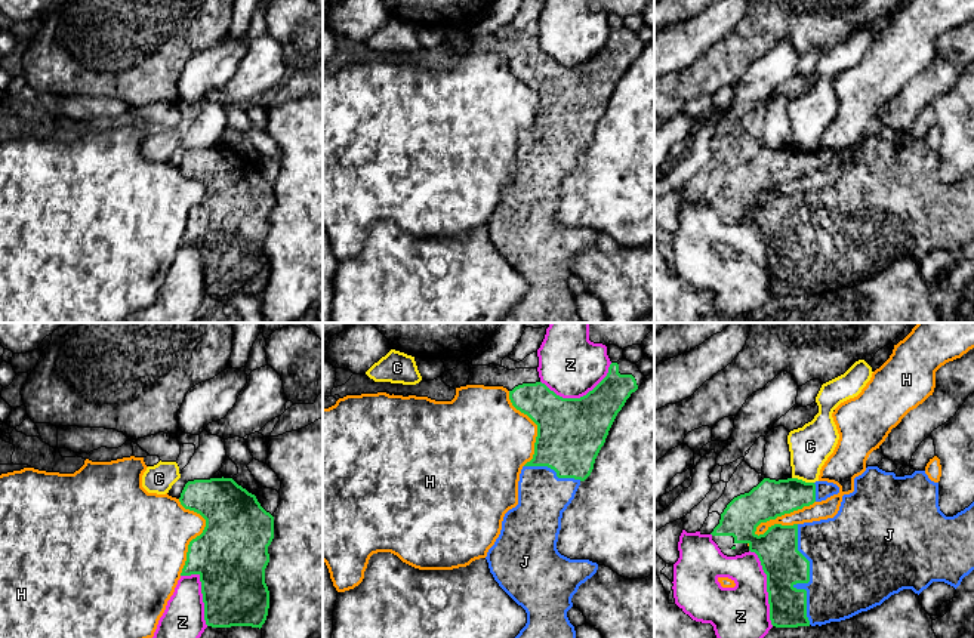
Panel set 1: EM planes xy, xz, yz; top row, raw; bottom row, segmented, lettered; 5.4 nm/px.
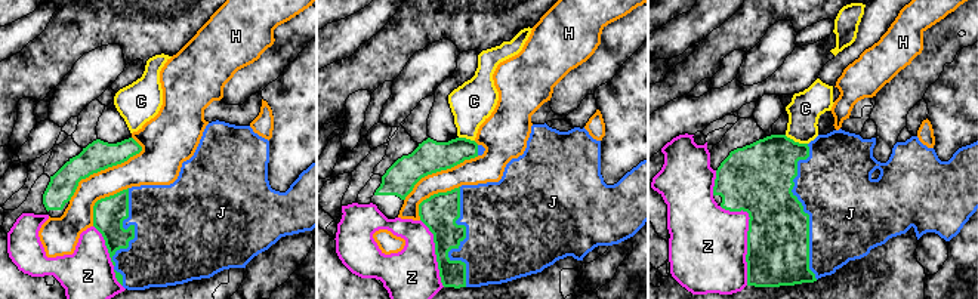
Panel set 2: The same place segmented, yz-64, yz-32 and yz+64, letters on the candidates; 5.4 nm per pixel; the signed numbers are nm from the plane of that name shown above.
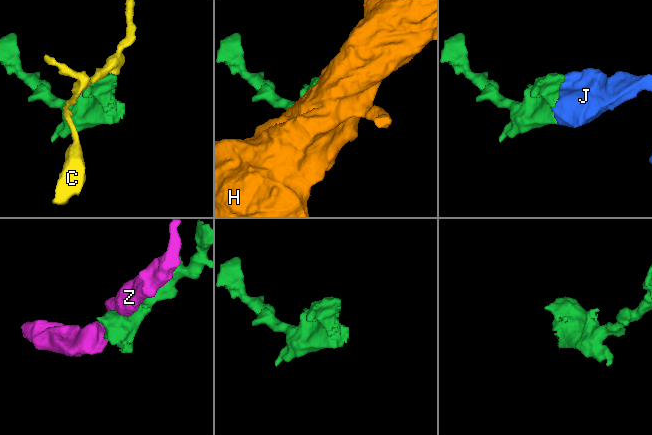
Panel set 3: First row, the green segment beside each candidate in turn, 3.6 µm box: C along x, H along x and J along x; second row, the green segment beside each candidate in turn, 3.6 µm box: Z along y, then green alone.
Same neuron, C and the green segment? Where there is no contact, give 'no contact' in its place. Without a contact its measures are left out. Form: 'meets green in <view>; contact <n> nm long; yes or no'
meets green in yz; contact 120 nm long; no

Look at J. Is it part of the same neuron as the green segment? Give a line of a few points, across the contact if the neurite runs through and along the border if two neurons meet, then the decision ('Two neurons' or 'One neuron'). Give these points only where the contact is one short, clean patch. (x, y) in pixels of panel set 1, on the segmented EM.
One neuron

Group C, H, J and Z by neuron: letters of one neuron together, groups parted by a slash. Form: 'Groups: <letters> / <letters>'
Groups: C / H / J / Z

